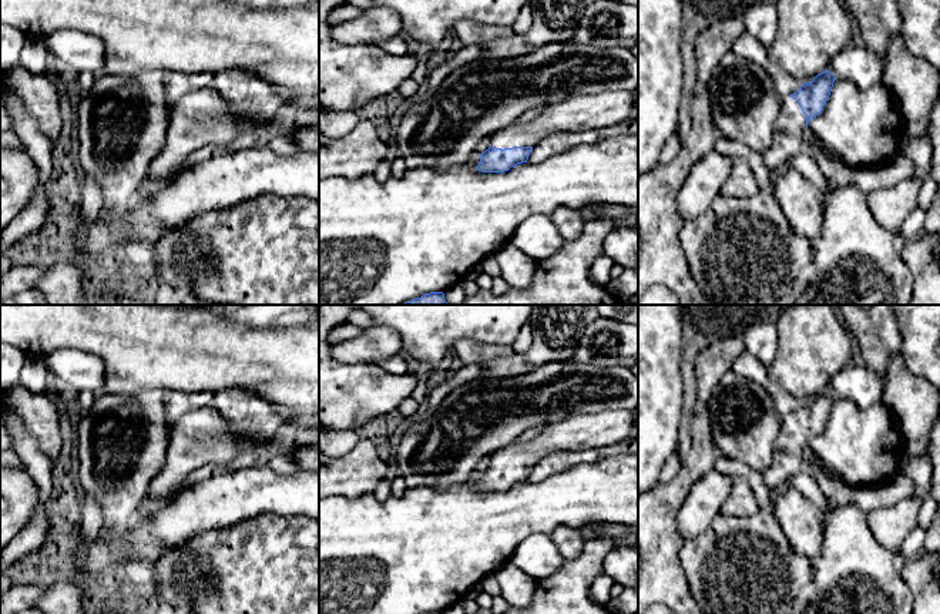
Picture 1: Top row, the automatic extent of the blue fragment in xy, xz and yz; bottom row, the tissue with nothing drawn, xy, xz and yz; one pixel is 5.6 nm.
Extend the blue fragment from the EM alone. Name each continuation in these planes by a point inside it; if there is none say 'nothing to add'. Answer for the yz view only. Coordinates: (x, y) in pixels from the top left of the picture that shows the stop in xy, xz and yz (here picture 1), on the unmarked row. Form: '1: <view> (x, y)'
1: yz (788, 450)

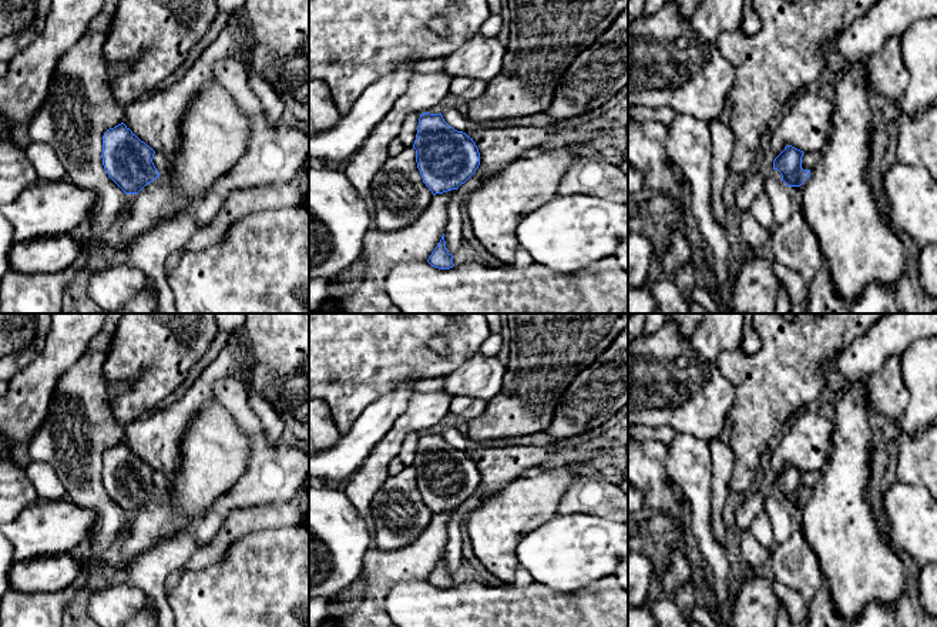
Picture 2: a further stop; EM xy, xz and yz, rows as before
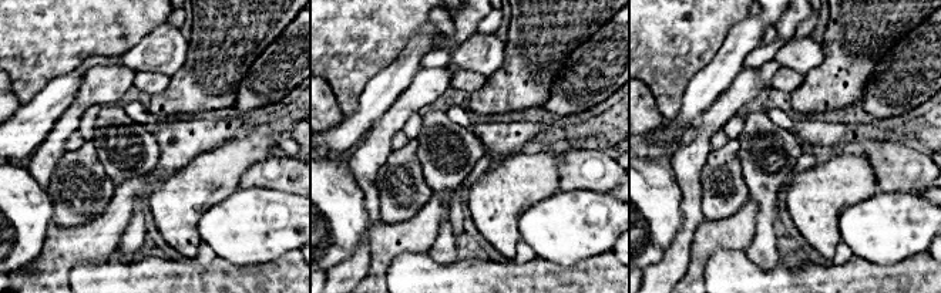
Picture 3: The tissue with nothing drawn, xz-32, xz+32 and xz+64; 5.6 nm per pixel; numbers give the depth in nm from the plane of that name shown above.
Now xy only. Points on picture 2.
nothing to add

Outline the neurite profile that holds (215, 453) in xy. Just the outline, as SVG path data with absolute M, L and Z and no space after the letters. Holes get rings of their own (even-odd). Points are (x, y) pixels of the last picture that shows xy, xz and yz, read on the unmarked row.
M218 402L197 410L181 442L182 462L171 477L171 496L147 503L121 539L120 569L144 551L188 530L245 473L251 439Z

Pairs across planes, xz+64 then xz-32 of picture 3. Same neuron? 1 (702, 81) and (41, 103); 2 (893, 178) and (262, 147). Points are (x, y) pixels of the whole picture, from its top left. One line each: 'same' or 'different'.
1: same
2: different

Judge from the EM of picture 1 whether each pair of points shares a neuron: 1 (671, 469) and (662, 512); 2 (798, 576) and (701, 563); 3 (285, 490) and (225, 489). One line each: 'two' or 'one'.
1: two
2: one
3: one

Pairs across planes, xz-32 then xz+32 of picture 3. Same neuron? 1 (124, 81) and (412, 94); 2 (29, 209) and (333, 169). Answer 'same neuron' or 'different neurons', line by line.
1: same neuron
2: same neuron

